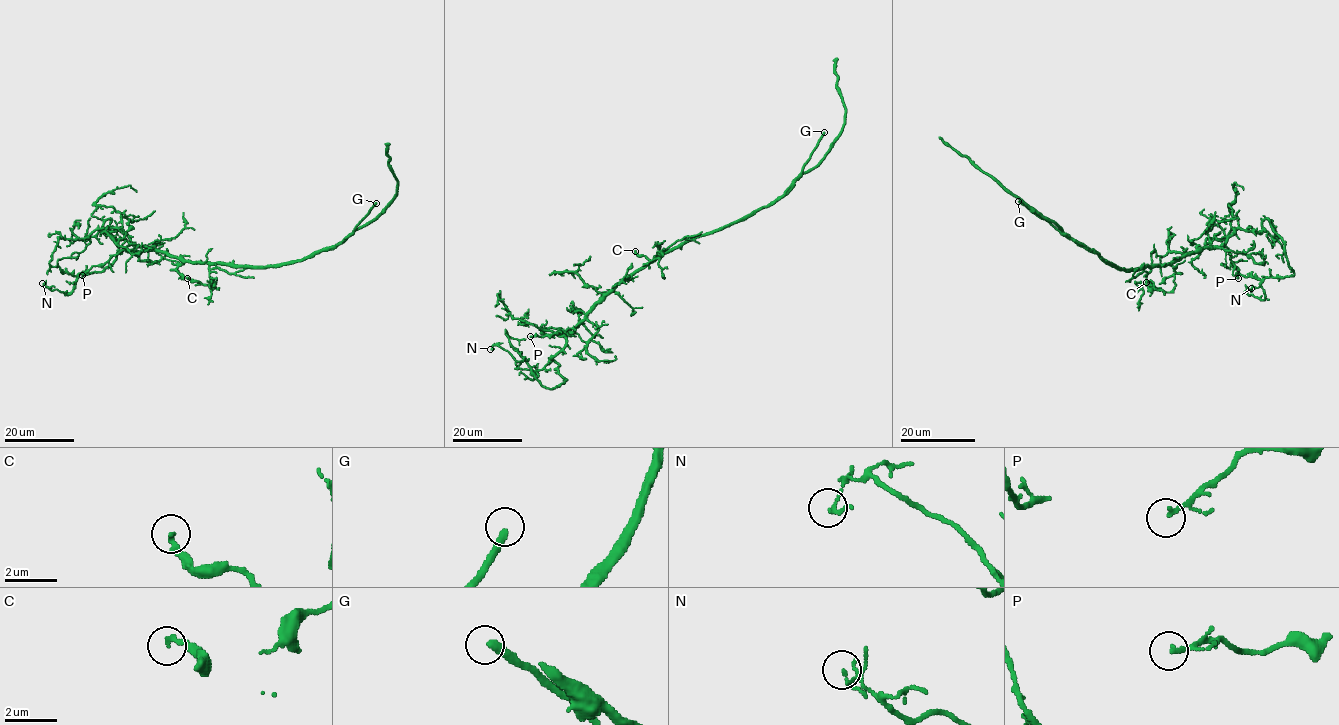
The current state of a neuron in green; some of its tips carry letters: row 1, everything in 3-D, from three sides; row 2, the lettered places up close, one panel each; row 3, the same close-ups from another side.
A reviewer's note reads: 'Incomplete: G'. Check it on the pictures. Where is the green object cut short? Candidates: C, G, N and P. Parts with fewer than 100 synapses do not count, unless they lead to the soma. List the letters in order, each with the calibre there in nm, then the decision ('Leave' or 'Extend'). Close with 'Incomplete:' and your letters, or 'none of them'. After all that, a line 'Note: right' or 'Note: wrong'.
C: Thickness 200 nm. Leave
G: Thickness 320 nm. Extend
N: Thickness 100 nm. Leave
P: Thickness 120 nm. Leave
Incomplete: G
Note: right

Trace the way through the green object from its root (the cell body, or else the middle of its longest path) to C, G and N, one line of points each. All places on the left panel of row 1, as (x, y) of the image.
C: (207, 262), (212, 284), (187, 278)
G: (207, 262), (276, 266), (303, 260), (337, 245), (376, 203)
N: (207, 262), (136, 246), (119, 228), (102, 229), (109, 219), (112, 263), (79, 274), (67, 295), (42, 283)

